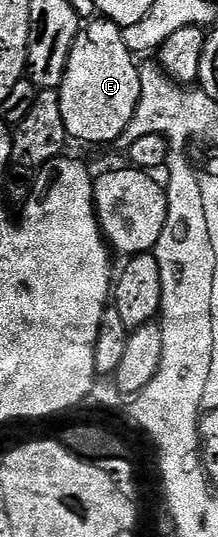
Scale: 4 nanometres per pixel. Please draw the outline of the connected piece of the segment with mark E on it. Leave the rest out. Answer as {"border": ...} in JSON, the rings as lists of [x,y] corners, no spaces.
{"border":[[[95,18],[80,31],[67,58],[58,89],[66,135],[87,144],[111,144],[126,133],[141,94],[139,64],[125,46],[123,29],[111,20]]]}

